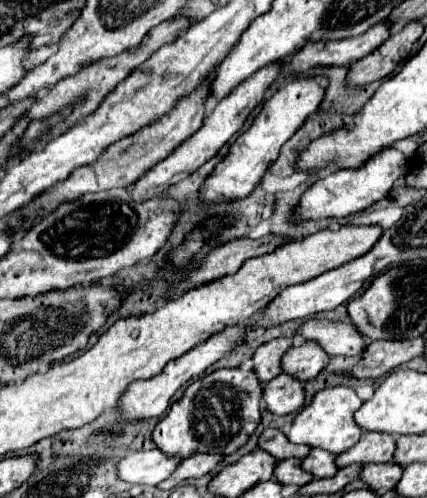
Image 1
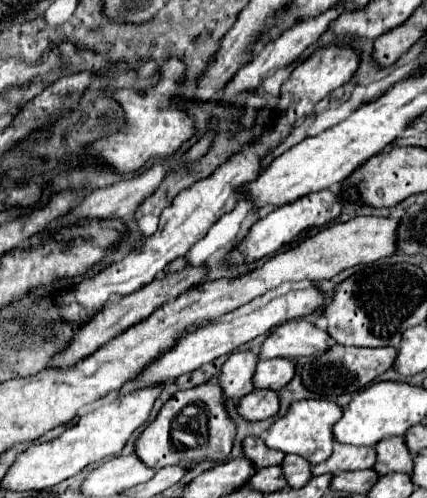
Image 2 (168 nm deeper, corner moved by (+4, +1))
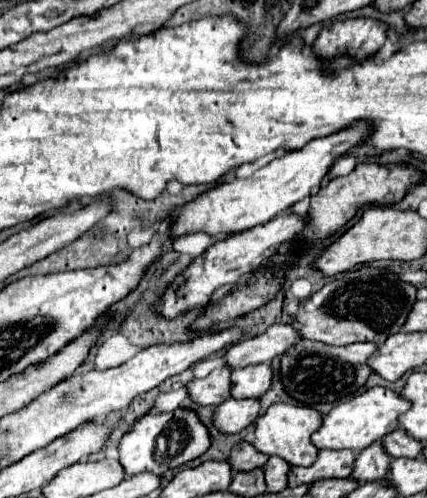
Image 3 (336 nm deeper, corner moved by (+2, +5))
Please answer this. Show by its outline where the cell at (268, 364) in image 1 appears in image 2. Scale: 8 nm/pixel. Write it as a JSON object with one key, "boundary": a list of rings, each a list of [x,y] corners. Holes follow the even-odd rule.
{"boundary":[[[239,351],[229,355],[219,375],[219,385],[223,387],[229,399],[233,397],[241,399],[255,389],[253,375],[255,375],[257,363],[259,363],[259,357],[255,357],[255,351]]]}

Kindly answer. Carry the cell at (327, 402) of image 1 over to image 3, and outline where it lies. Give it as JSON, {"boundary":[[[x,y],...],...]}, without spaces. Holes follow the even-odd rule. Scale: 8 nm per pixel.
{"boundary":[[[275,403],[263,415],[257,417],[255,423],[255,439],[253,447],[265,455],[277,455],[285,459],[289,465],[309,467],[317,459],[317,449],[311,445],[311,435],[319,429],[323,415],[305,405],[293,403]]]}

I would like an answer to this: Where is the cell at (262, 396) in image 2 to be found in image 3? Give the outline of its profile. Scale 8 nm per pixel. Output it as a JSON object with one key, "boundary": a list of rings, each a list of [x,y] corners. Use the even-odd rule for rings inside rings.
{"boundary":[[[227,399],[215,407],[213,425],[225,435],[233,435],[243,431],[251,421],[255,421],[257,415],[259,415],[257,399]]]}

